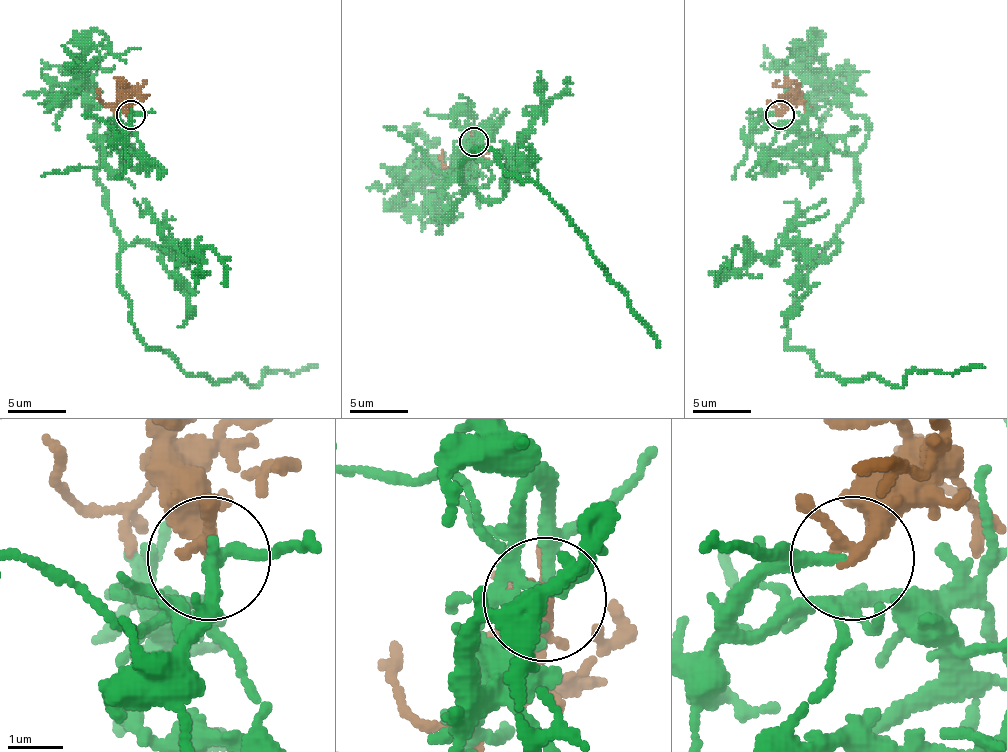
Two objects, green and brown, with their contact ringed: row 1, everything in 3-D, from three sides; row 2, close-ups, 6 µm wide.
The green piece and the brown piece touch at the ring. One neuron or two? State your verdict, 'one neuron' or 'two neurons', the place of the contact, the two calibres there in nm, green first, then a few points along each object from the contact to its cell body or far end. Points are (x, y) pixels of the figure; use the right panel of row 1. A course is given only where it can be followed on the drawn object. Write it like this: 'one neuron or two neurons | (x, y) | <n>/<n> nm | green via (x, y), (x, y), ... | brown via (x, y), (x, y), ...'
one neuron | (779, 114) | 220/280 nm | green via (779, 115), (755, 127), (831, 144), (860, 187), (793, 298), (787, 347), (842, 382), (984, 367) | brown via (779, 115), (796, 98), (805, 103), (787, 92)

